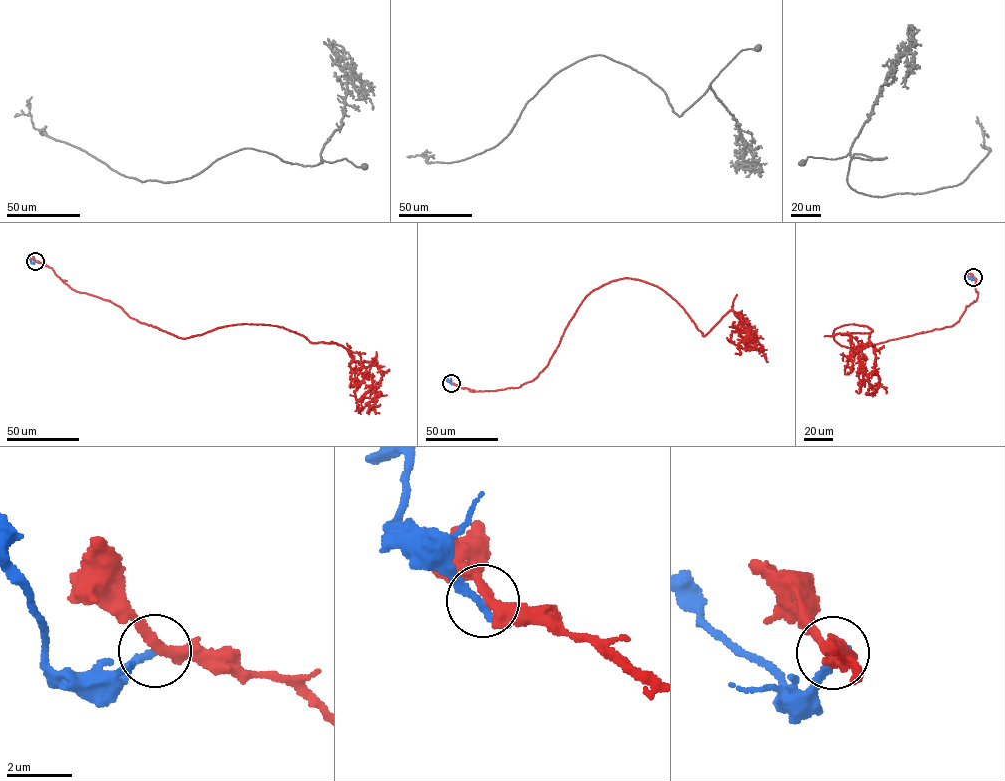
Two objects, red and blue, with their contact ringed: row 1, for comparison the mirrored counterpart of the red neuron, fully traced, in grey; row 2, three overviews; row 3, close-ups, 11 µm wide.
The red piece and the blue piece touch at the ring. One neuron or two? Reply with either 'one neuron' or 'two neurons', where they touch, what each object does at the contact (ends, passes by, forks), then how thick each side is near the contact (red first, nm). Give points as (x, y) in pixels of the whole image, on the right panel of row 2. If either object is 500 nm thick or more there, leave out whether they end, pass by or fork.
two neurons | (973, 277) | red passes by | blue ends | 300/280 nm

